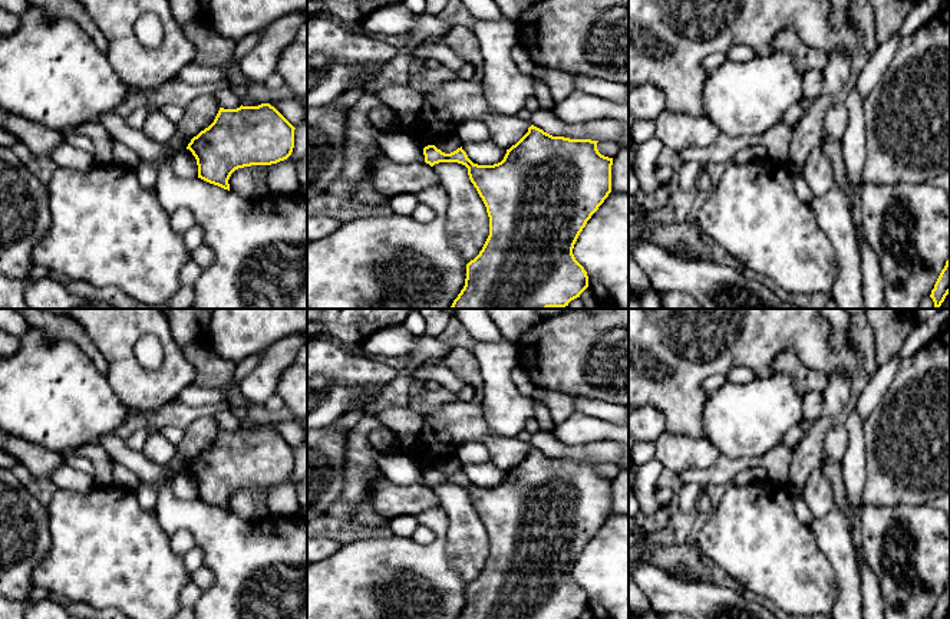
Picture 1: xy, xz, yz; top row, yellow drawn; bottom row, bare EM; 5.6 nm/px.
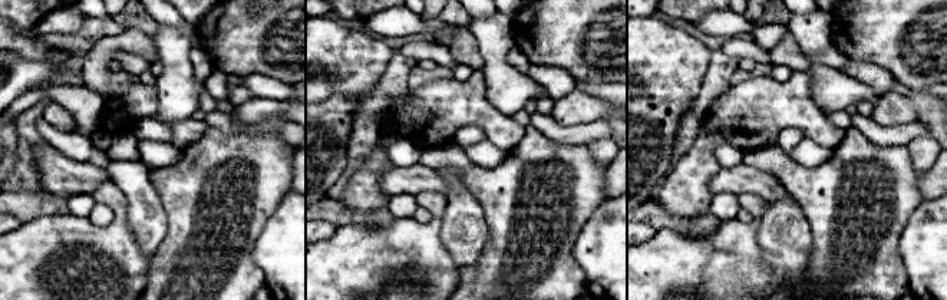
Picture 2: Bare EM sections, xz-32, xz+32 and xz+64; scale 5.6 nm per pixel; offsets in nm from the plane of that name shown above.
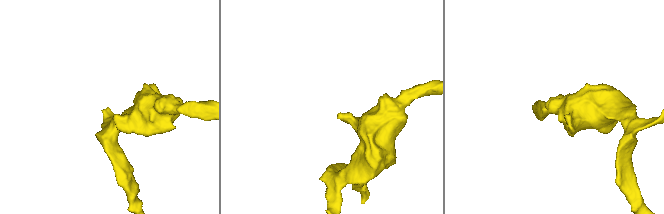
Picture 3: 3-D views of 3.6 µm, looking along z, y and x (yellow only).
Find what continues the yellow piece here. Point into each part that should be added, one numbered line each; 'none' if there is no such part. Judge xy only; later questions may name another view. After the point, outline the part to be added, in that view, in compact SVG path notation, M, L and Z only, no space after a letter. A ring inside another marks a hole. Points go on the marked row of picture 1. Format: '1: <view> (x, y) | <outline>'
none

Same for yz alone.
none

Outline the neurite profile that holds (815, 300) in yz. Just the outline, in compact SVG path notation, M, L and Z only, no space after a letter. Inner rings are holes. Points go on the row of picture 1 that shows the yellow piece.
M761 274L759 281L769 287L779 299L798 306L799 309L825 309L828 300L831 299L829 293L811 293L811 294L795 294L785 290L771 277Z

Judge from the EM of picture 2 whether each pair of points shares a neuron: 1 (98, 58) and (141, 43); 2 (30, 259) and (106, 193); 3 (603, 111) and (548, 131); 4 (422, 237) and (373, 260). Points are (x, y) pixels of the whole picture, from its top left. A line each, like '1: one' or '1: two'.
1: one
2: one
3: two
4: one

